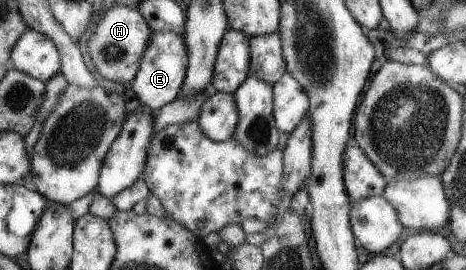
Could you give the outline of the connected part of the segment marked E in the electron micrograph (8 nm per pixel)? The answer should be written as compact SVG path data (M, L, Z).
M152 31L139 71L132 81L135 104L148 111L156 111L177 98L183 87L188 59L184 35L177 35L175 31Z

